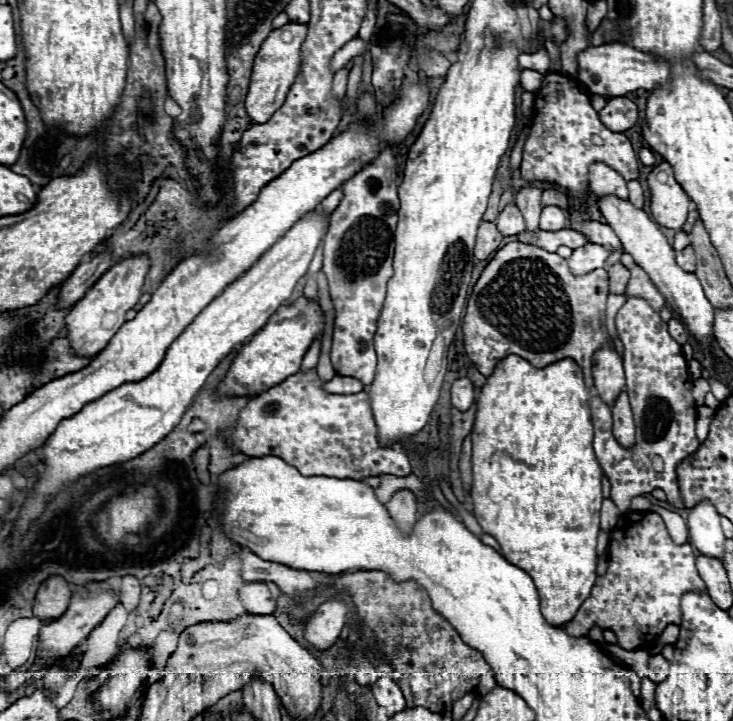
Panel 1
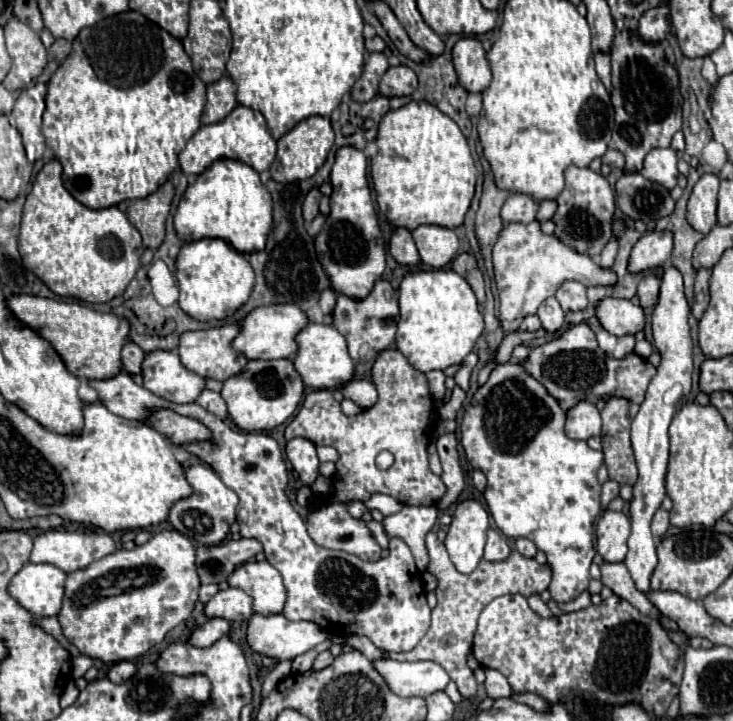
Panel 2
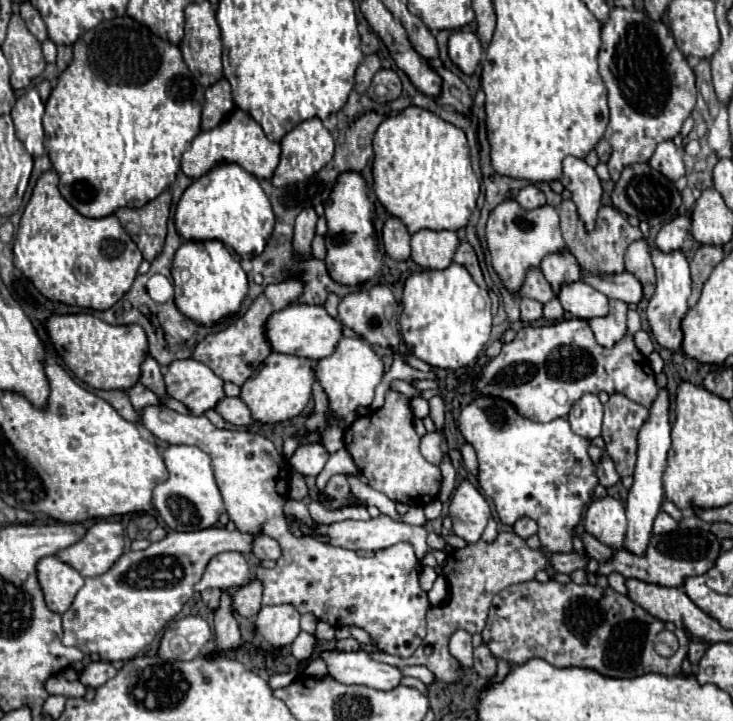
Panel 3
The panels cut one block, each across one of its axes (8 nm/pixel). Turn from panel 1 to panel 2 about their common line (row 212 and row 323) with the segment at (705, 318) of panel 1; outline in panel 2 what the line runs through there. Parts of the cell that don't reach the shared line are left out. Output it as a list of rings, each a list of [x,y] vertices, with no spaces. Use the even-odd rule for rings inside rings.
[[[604,298],[596,310],[598,320],[602,322],[604,330],[614,336],[636,334],[646,326],[646,312],[642,306],[632,304],[630,300],[618,298]]]

